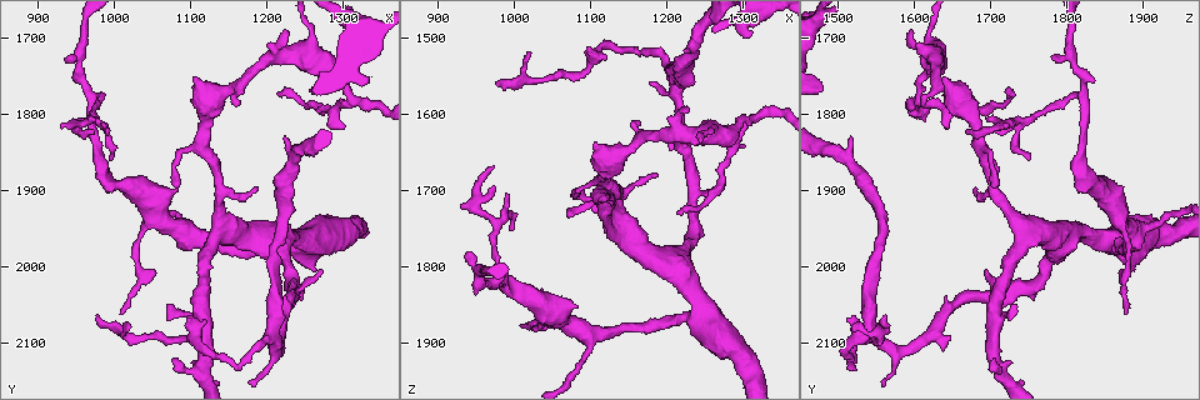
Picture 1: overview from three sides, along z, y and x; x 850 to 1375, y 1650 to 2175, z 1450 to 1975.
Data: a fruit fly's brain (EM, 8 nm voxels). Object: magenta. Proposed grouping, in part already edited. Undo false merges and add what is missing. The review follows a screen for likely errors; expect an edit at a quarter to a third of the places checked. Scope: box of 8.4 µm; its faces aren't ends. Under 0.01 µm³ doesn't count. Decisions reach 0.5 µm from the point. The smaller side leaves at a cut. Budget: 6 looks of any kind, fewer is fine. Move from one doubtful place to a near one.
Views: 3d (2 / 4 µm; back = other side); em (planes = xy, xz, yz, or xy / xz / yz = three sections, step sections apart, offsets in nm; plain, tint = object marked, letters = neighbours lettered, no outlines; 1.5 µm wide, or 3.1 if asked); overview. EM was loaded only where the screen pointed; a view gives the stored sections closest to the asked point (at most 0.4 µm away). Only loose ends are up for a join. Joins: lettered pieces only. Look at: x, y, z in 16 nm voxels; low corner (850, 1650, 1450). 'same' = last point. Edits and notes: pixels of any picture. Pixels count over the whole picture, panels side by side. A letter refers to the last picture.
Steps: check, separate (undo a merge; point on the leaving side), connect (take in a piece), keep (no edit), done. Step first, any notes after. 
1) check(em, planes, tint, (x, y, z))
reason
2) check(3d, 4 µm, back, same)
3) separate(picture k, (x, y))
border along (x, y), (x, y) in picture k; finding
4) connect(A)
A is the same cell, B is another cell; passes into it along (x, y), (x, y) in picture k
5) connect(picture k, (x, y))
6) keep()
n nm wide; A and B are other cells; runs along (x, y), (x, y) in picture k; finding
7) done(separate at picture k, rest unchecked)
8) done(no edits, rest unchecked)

check(em, yz, step 8, letters, (980, 2065, 1565))
an open end

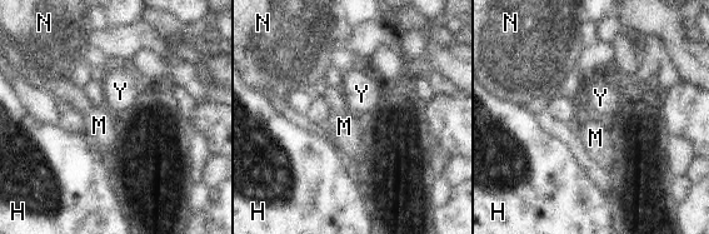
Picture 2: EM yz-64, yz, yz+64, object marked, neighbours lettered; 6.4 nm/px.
check(em, planes, letters, same)

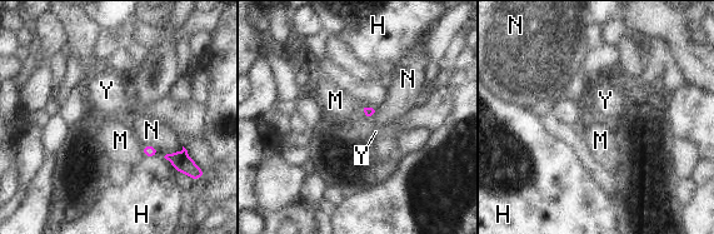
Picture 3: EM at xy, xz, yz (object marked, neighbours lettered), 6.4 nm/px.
keep()
H, M, N and Y are other cells; border along (183, 147), (164, 157) in picture 3; no lettered piece goes on from it

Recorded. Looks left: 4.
check(3d, 2 µm, (1215, 1775, 1730))
tapers out

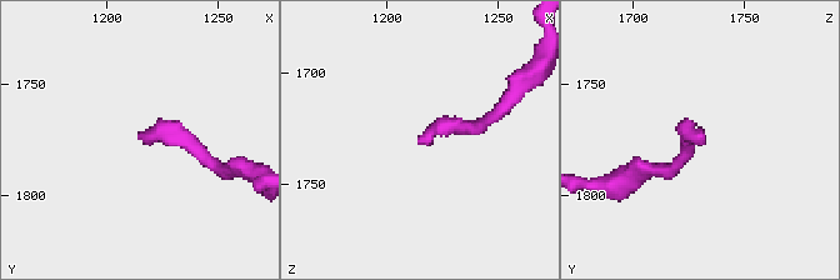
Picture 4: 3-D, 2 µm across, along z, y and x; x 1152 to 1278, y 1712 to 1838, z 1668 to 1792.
check(em, yz, step 8, letters, (1214, 1775, 1731))
now the EM

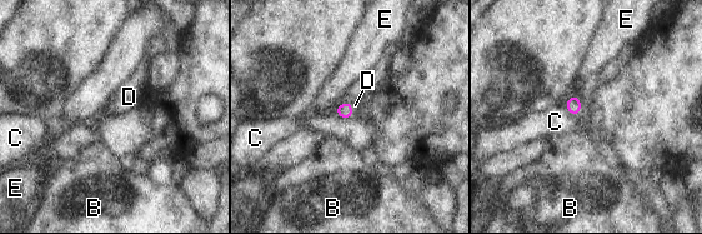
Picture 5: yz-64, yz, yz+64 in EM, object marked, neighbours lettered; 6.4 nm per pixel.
check(em, planes, letters, same)

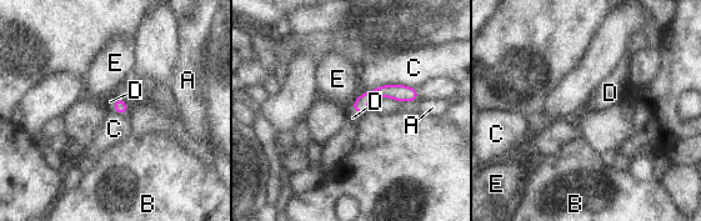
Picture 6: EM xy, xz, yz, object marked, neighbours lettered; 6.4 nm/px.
connect(D)
D is the same cell, A, B, C and E are other cells; passes into it along (361, 104), (357, 111), (352, 117) in picture 6; the neuron continues

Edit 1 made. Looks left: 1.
done(connect at picture 6, rest unchecked)

